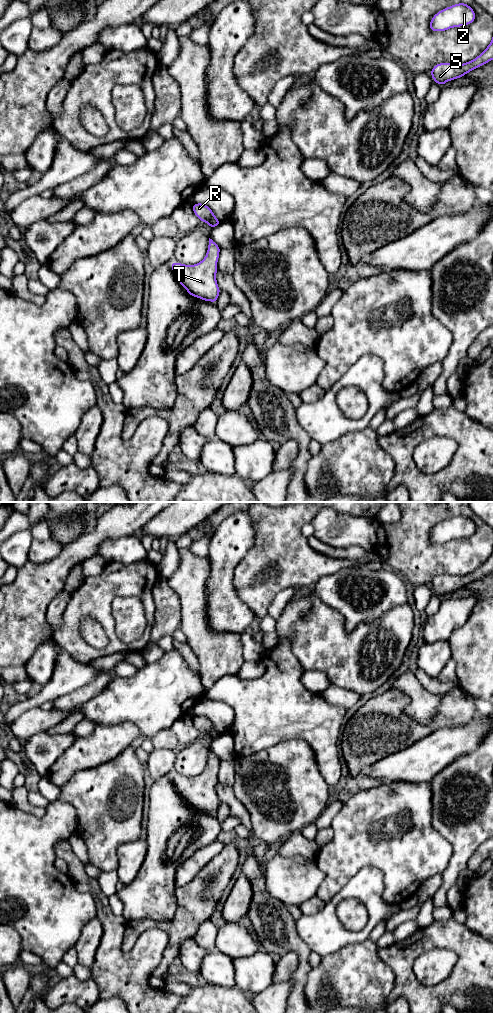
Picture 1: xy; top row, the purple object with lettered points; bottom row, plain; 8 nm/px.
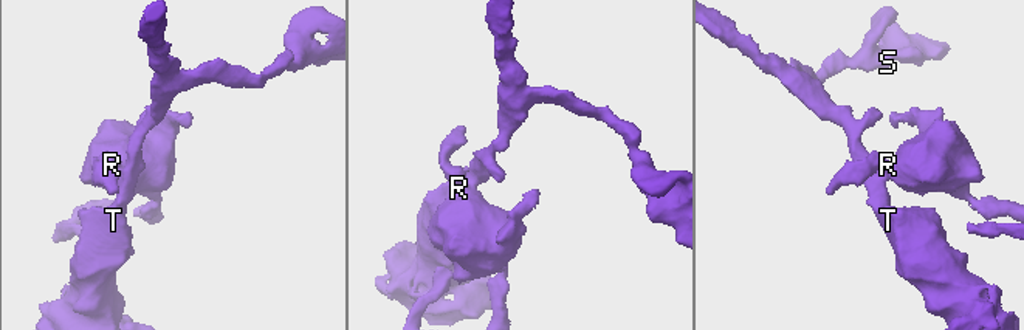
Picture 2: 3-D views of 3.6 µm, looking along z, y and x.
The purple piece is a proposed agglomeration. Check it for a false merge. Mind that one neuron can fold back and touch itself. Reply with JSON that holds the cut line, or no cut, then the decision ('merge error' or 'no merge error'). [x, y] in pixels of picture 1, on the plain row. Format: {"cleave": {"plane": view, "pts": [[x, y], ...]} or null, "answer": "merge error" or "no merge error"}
{"cleave": {"plane": "xy", "pts": [[215, 729], [208, 735]]}, "answer": "merge error"}

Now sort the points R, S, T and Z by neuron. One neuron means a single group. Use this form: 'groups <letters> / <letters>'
groups R / S T Z

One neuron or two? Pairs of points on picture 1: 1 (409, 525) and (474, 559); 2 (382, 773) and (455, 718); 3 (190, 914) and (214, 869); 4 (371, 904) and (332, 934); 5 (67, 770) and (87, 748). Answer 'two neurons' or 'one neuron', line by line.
1: one neuron
2: two neurons
3: one neuron
4: one neuron
5: one neuron

